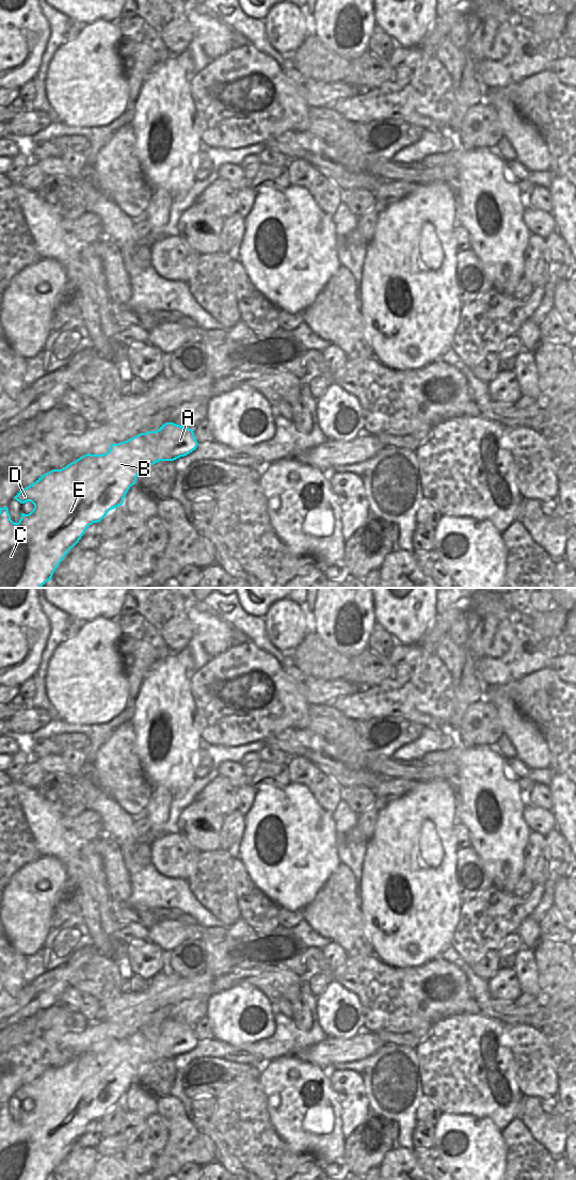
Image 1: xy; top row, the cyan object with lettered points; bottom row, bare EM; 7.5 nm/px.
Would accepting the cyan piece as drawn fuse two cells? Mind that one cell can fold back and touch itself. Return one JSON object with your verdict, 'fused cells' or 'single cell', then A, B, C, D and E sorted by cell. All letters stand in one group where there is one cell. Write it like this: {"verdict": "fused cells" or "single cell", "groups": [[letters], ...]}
{"verdict": "single cell", "groups": [["A", "B", "C", "D", "E"]]}

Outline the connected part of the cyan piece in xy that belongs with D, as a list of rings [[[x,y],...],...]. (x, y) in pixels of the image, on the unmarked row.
[[[165,1020],[157,1028],[140,1031],[125,1039],[111,1041],[109,1049],[103,1052],[91,1052],[89,1050],[61,1067],[52,1067],[41,1073],[35,1080],[19,1088],[14,1095],[14,1097],[20,1101],[31,1099],[34,1102],[34,1106],[29,1112],[21,1111],[21,1115],[18,1120],[14,1120],[11,1117],[11,1113],[6,1103],[0,1105],[0,1180],[47,1180],[48,1178],[51,1178],[51,1175],[60,1160],[64,1157],[66,1151],[79,1139],[85,1128],[93,1120],[100,1119],[102,1116],[105,1116],[110,1107],[123,1102],[128,1087],[135,1081],[137,1074],[144,1067],[150,1065],[159,1058],[174,1058],[180,1054],[185,1054],[195,1048],[197,1042],[198,1040],[192,1026],[176,1022],[174,1020]]]

